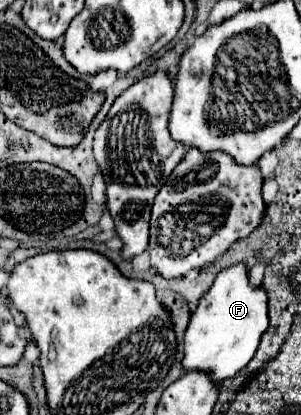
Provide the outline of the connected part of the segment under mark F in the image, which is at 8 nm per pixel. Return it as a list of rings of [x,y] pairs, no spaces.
[[[243,262],[221,270],[205,296],[199,300],[189,328],[185,332],[185,370],[209,370],[215,382],[235,376],[255,356],[261,336],[269,328],[267,292],[263,286],[251,286],[249,270]]]

